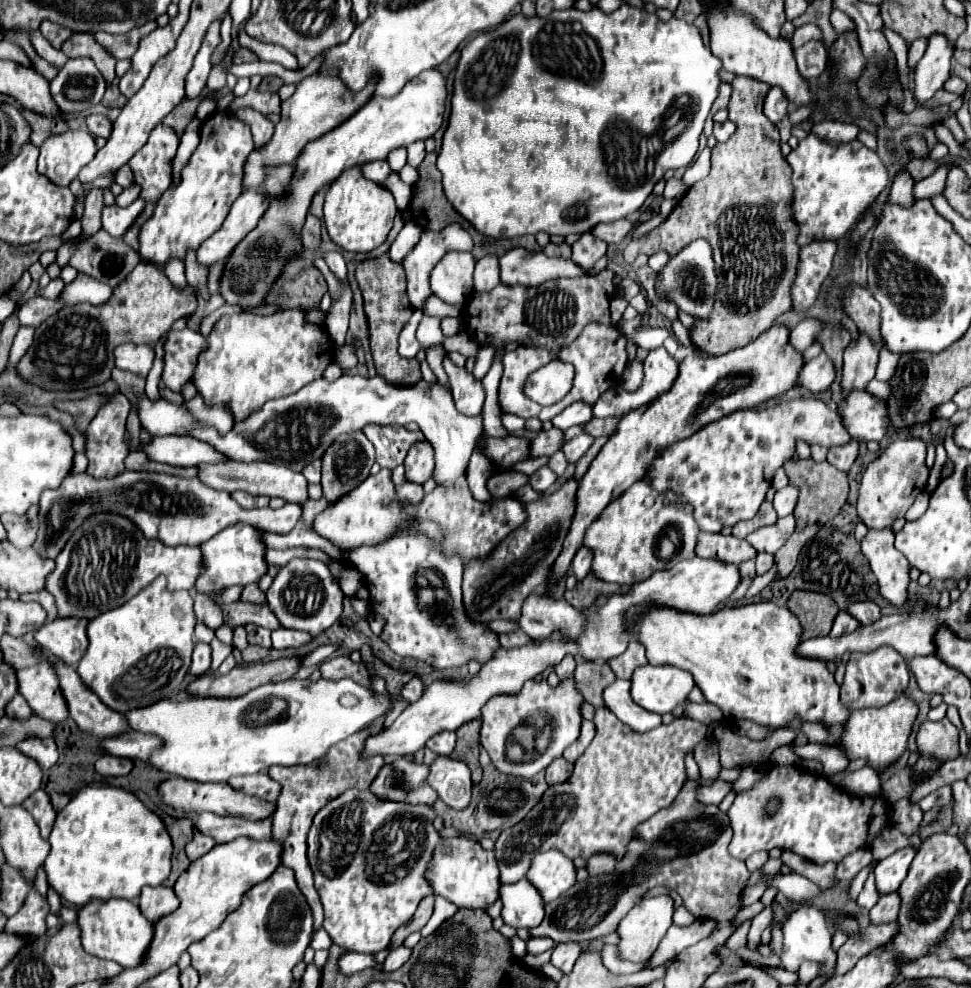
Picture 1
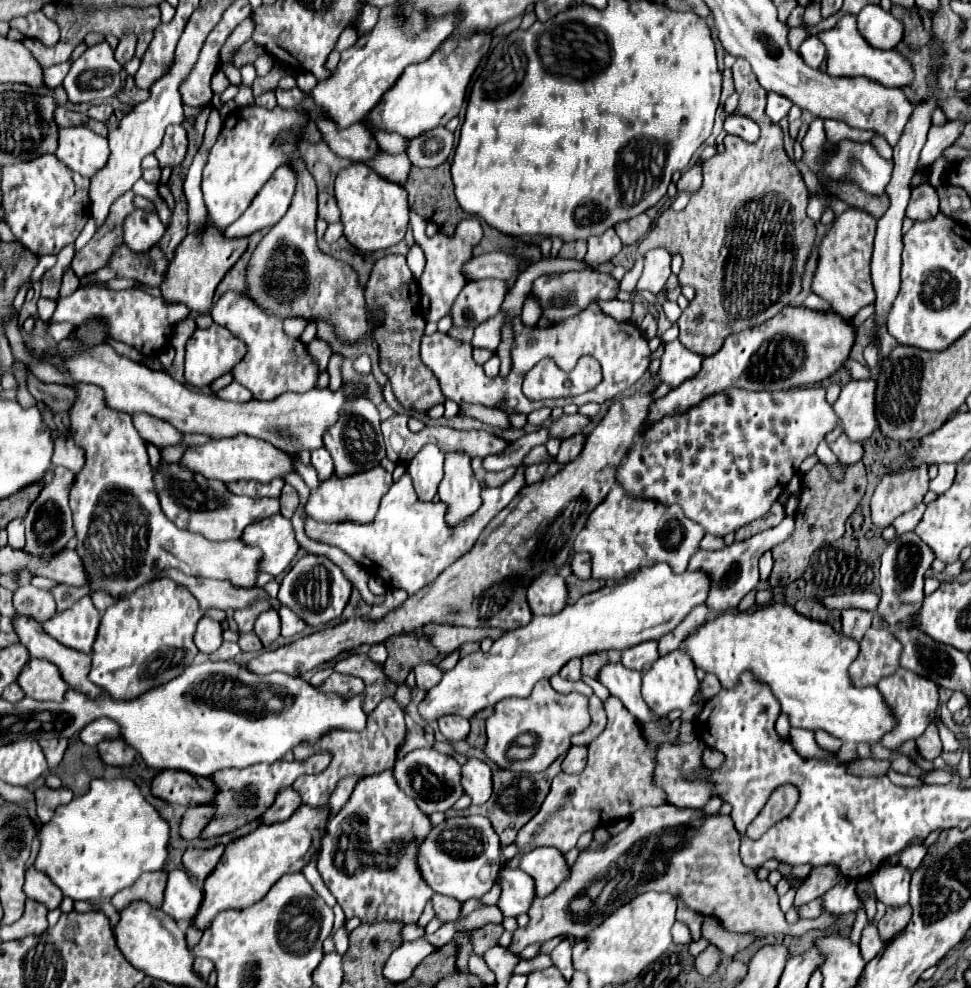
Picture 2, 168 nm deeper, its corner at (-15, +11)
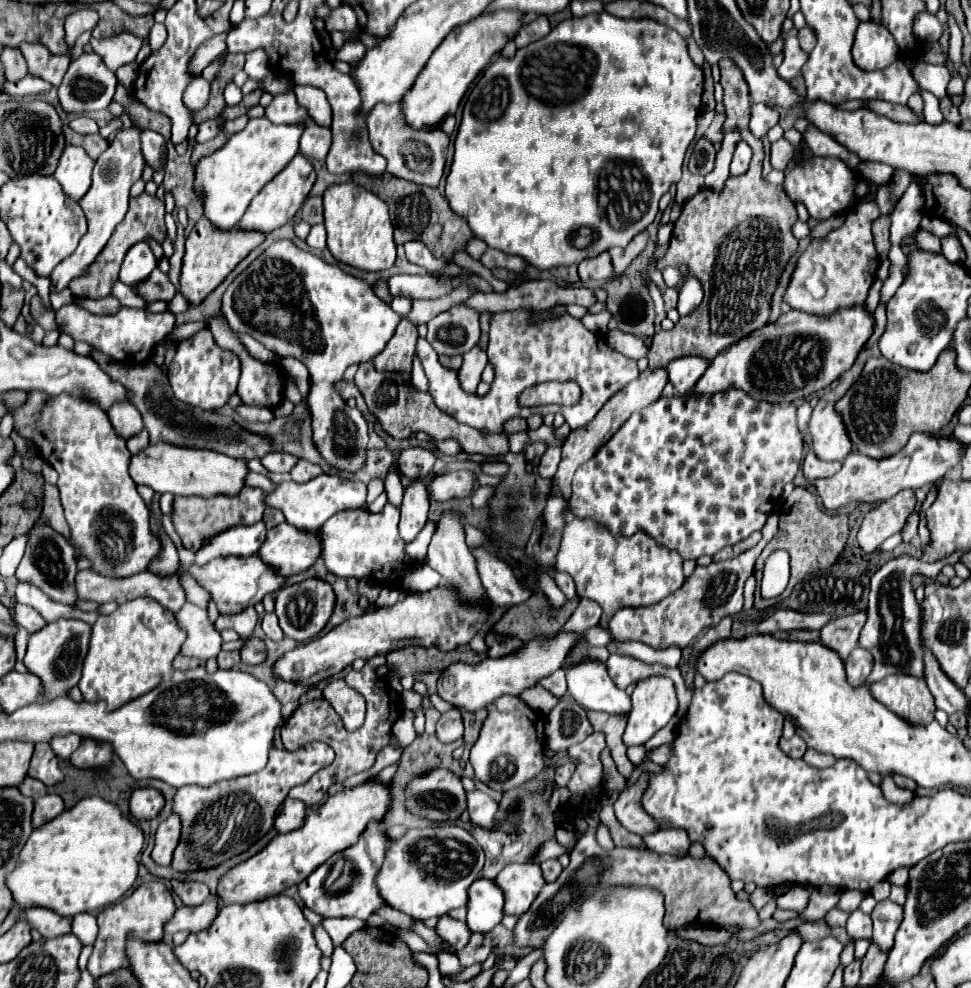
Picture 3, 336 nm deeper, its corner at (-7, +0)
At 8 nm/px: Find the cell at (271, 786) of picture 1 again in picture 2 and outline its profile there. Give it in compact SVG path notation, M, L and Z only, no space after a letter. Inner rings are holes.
M320 752L320 754L312 754L310 758L306 758L302 762L280 760L274 764L256 764L256 766L248 766L244 770L220 770L220 772L212 774L210 780L214 782L214 786L218 790L216 798L212 800L214 814L212 814L210 822L204 826L200 838L208 840L214 836L222 836L222 834L238 830L240 826L244 826L248 822L260 820L262 814L272 806L276 794L282 788L292 786L292 782L302 774L316 774L316 772L324 770L330 764L330 758L332 756L328 752Z

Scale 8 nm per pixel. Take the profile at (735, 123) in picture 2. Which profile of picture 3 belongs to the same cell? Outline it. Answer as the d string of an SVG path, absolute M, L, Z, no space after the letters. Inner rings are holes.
M740 141L734 149L734 157L732 157L732 165L730 165L730 175L740 175L748 169L752 159L752 149L746 141Z

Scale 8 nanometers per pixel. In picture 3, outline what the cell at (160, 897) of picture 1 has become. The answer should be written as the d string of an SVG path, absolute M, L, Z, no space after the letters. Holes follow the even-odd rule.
M214 895L208 897L208 901L204 901L198 907L178 907L176 913L172 915L172 921L168 921L168 925L164 925L164 933L166 937L178 933L178 931L190 931L196 933L200 929L206 929L212 919L218 915L218 899Z

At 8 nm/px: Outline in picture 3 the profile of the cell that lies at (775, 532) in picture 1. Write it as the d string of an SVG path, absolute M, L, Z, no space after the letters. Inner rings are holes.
M770 514L764 529L762 529L762 539L752 549L740 553L734 559L710 563L708 567L698 565L694 569L694 573L684 581L684 585L676 593L668 595L666 599L662 599L656 605L620 609L610 619L610 631L612 631L614 639L618 639L618 641L642 641L654 649L668 649L670 645L686 647L706 627L714 627L720 623L720 619L738 613L742 609L742 603L744 603L744 597L742 597L744 583L754 573L754 563L756 563L758 555L772 541L772 537L777 534L778 526L779 515Z

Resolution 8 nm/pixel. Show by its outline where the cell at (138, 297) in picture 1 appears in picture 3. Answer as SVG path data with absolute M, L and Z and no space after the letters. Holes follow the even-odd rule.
M202 217L192 229L192 233L186 237L186 253L180 271L180 295L188 301L190 307L198 307L226 279L226 275L262 241L264 233L240 229L220 231L214 229L214 225L206 217Z

